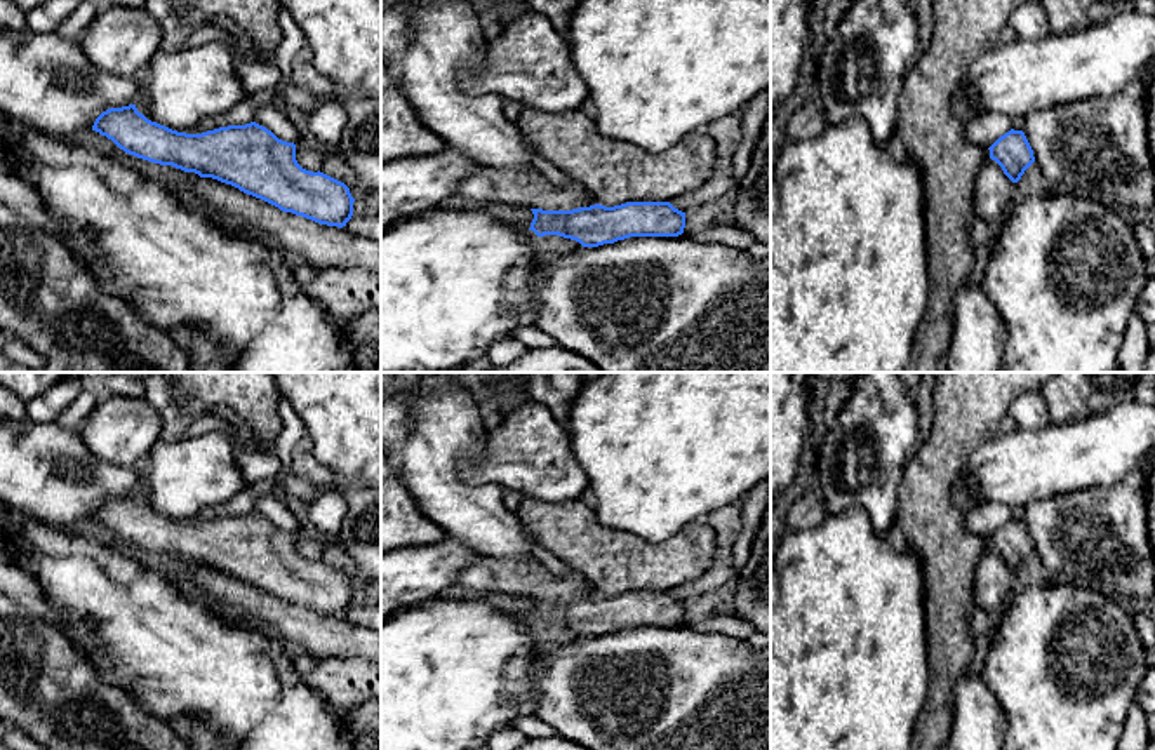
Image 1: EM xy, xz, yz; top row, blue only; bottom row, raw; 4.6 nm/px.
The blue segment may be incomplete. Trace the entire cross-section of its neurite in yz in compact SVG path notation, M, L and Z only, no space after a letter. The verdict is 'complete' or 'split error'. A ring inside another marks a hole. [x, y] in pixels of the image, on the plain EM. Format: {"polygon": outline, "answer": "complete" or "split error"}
{"polygon": "M1011 519L988 539L990 548L976 567L972 586L974 604L985 611L1007 604L1016 583L1016 573L1035 552L1033 539L1023 520Z", "answer": "split error"}

